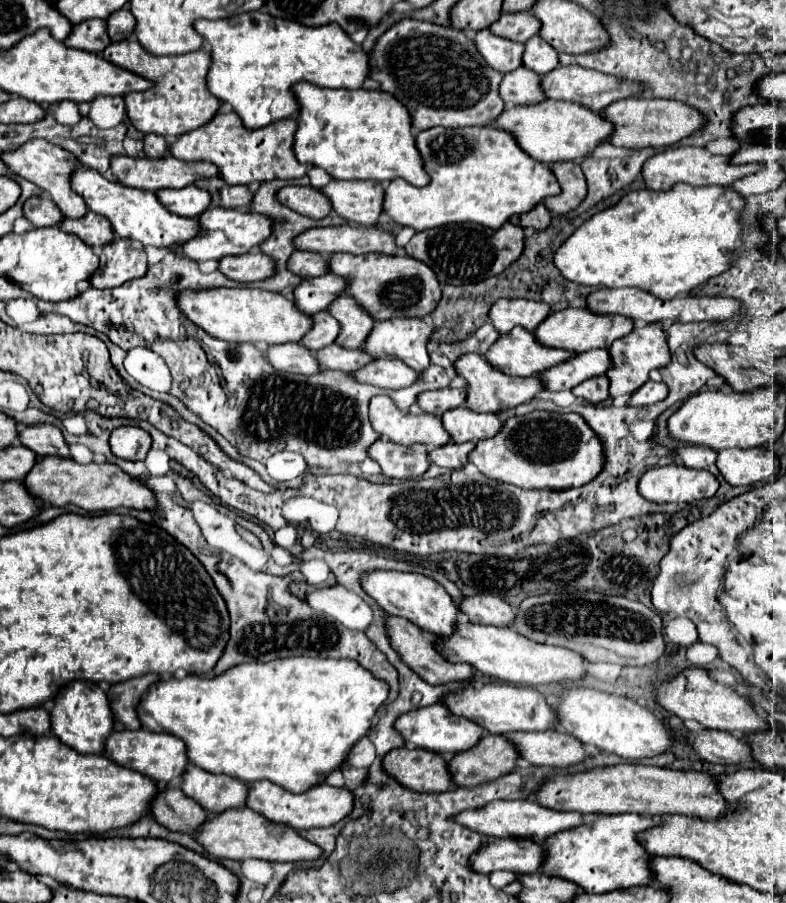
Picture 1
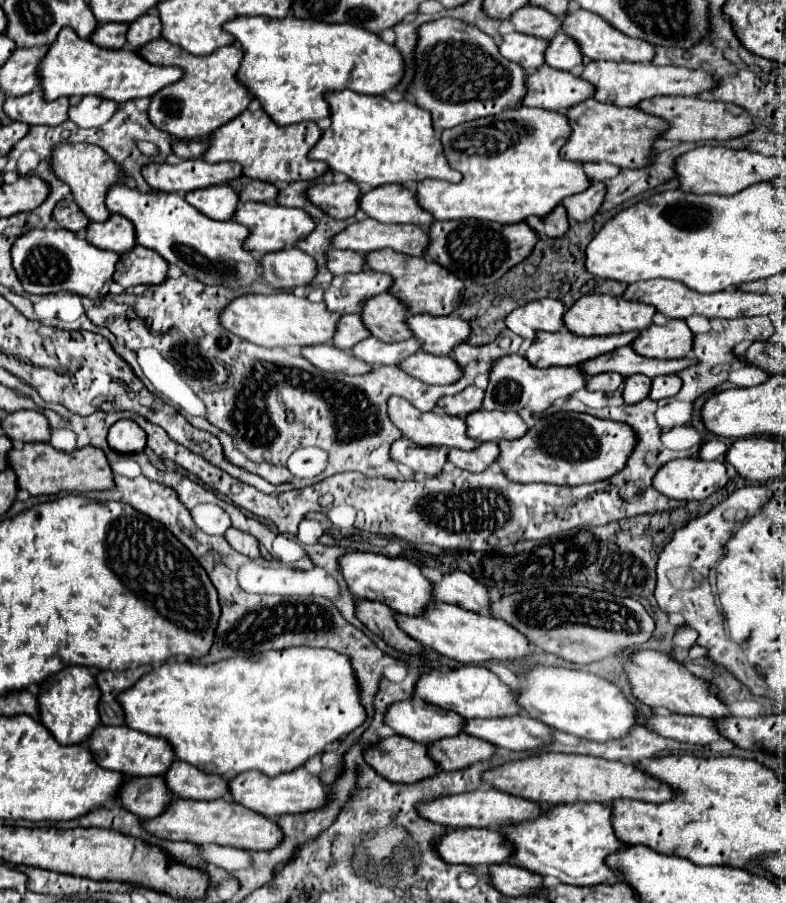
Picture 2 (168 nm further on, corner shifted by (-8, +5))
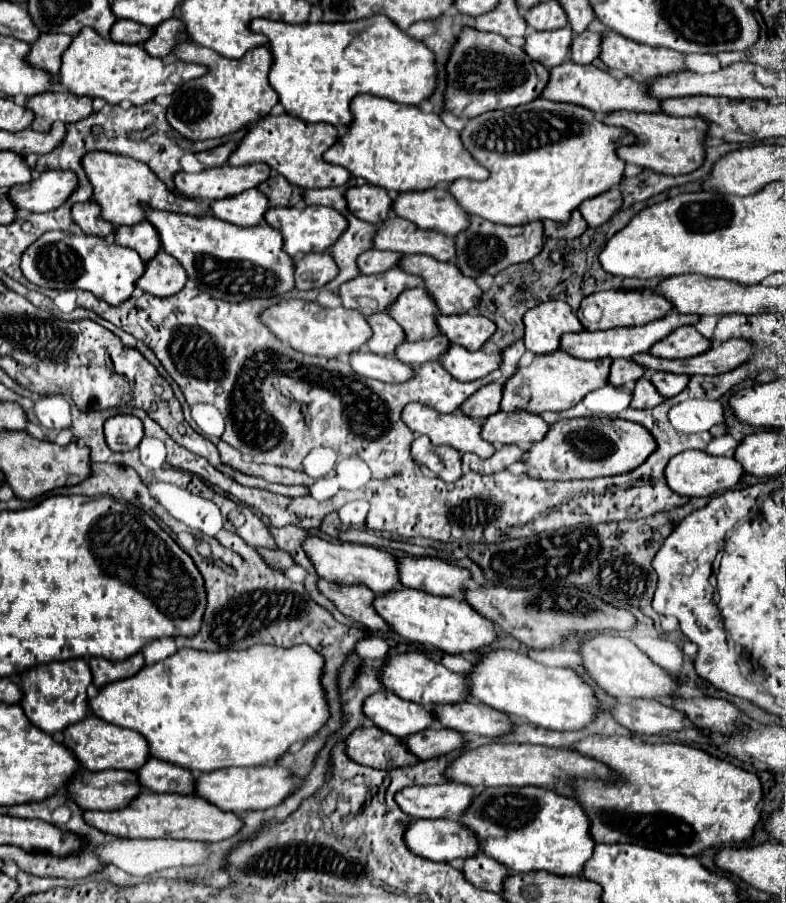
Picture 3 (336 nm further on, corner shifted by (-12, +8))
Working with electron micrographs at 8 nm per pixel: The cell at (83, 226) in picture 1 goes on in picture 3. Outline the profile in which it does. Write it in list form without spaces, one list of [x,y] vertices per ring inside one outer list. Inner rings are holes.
[[[148,222],[134,224],[134,226],[116,226],[114,242],[136,250],[144,262],[154,258],[160,248],[158,234],[156,234],[154,226]]]

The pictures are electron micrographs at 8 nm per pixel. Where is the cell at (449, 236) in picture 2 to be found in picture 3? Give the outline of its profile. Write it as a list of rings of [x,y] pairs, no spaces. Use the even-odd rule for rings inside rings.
[[[468,216],[470,226],[460,232],[454,242],[456,242],[456,256],[454,264],[462,270],[464,276],[478,278],[480,274],[492,274],[496,276],[504,268],[520,262],[532,260],[544,244],[544,226],[542,222],[532,222],[524,226],[504,226],[504,224],[494,224],[490,220],[484,220],[480,216]]]

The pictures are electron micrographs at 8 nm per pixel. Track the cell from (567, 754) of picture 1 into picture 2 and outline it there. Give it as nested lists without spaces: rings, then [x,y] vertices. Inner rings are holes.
[[[528,715],[464,719],[464,733],[512,751],[528,751],[552,741],[552,729]]]

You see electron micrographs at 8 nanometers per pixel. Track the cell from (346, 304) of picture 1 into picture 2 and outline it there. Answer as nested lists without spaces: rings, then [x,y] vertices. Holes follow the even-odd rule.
[[[392,293],[376,295],[364,303],[362,319],[368,323],[368,329],[380,341],[406,341],[412,337],[410,327],[406,327],[410,311],[398,297]]]

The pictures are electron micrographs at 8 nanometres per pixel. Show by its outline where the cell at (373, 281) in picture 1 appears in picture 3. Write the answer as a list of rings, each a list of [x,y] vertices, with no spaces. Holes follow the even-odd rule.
[[[408,254],[408,256],[402,256],[400,258],[400,264],[398,264],[404,272],[408,274],[416,274],[424,280],[424,288],[426,292],[432,296],[432,300],[436,302],[438,310],[442,314],[464,314],[468,312],[470,308],[474,308],[480,300],[480,294],[482,290],[476,286],[476,282],[468,276],[464,276],[460,272],[460,268],[456,268],[456,264],[452,262],[440,262],[432,256],[422,256],[422,254]]]

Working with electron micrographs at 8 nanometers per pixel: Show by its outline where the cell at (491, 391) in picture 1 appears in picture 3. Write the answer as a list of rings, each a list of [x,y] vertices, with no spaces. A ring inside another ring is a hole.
[[[562,350],[550,352],[546,356],[534,356],[530,366],[518,366],[512,378],[506,380],[502,388],[500,408],[506,412],[526,410],[532,414],[542,414],[544,410],[566,410],[580,402],[588,392],[602,388],[608,380],[612,360],[578,360]]]

